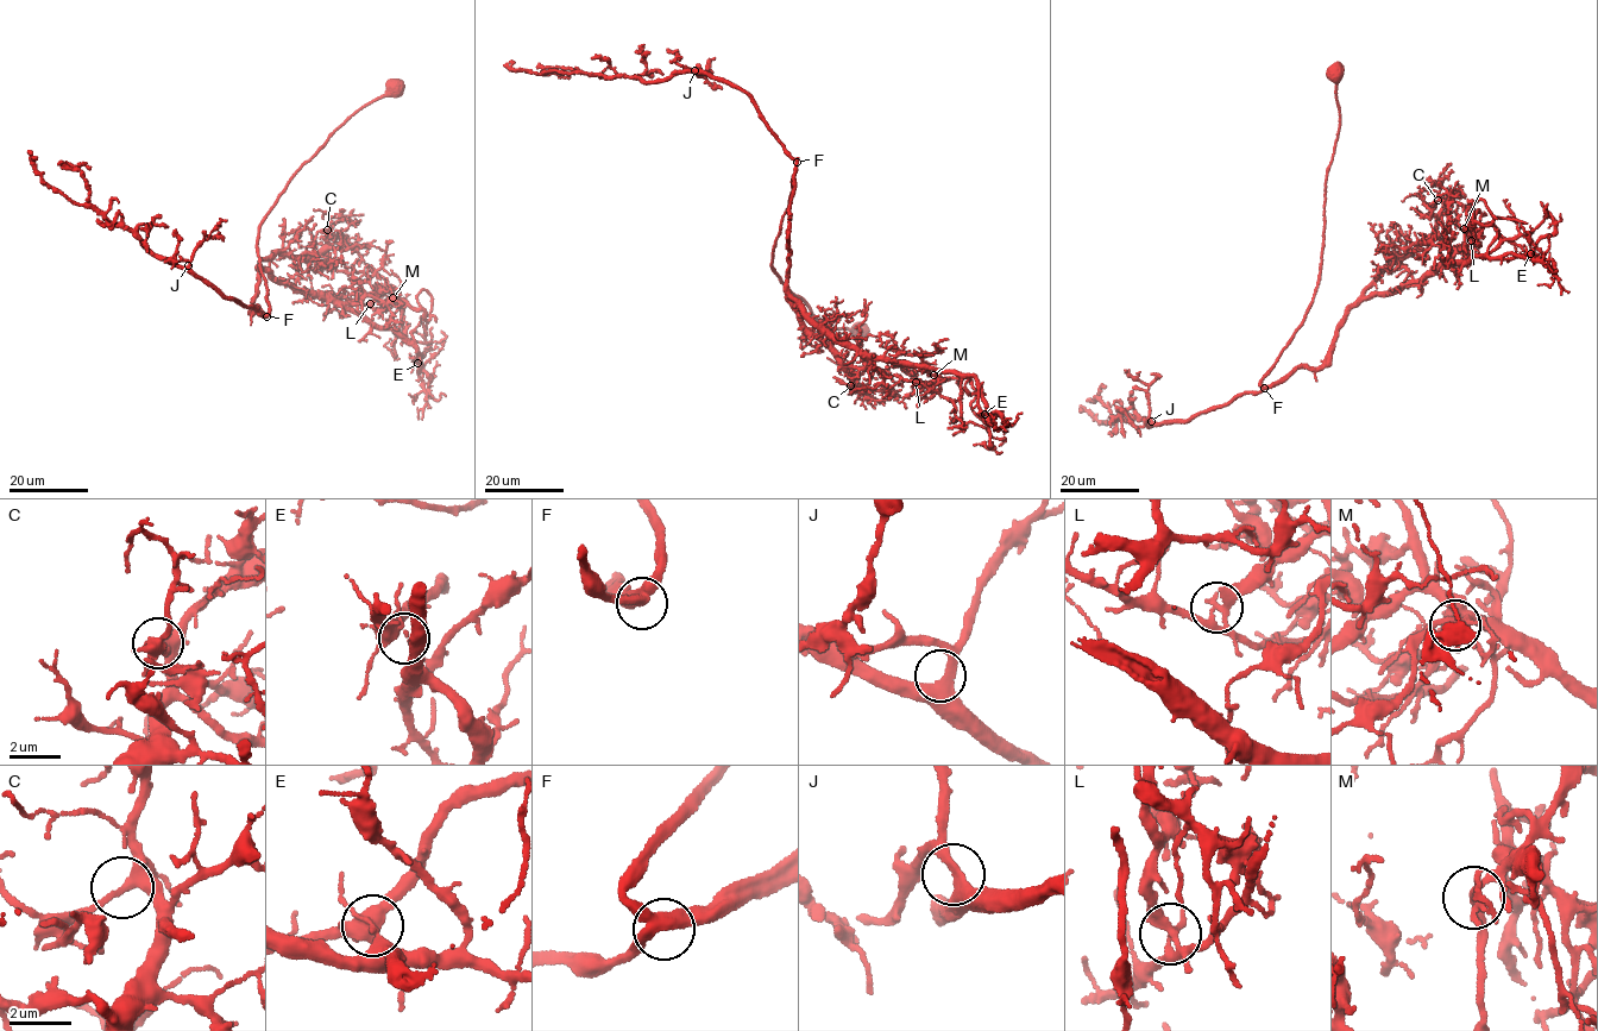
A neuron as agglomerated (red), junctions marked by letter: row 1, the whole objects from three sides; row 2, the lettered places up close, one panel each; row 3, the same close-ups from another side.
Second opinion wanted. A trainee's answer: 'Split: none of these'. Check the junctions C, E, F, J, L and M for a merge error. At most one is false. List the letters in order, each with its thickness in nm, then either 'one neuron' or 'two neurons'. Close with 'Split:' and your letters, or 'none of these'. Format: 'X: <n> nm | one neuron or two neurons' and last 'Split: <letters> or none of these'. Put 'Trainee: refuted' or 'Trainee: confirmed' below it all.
C: 260 nm | one neuron
E: 200 nm | one neuron
F: 360 nm | one neuron
J: 360 nm | one neuron
L: 280 nm | two neurons
M: 220 nm | one neuron
Split: L
Trainee: refuted

